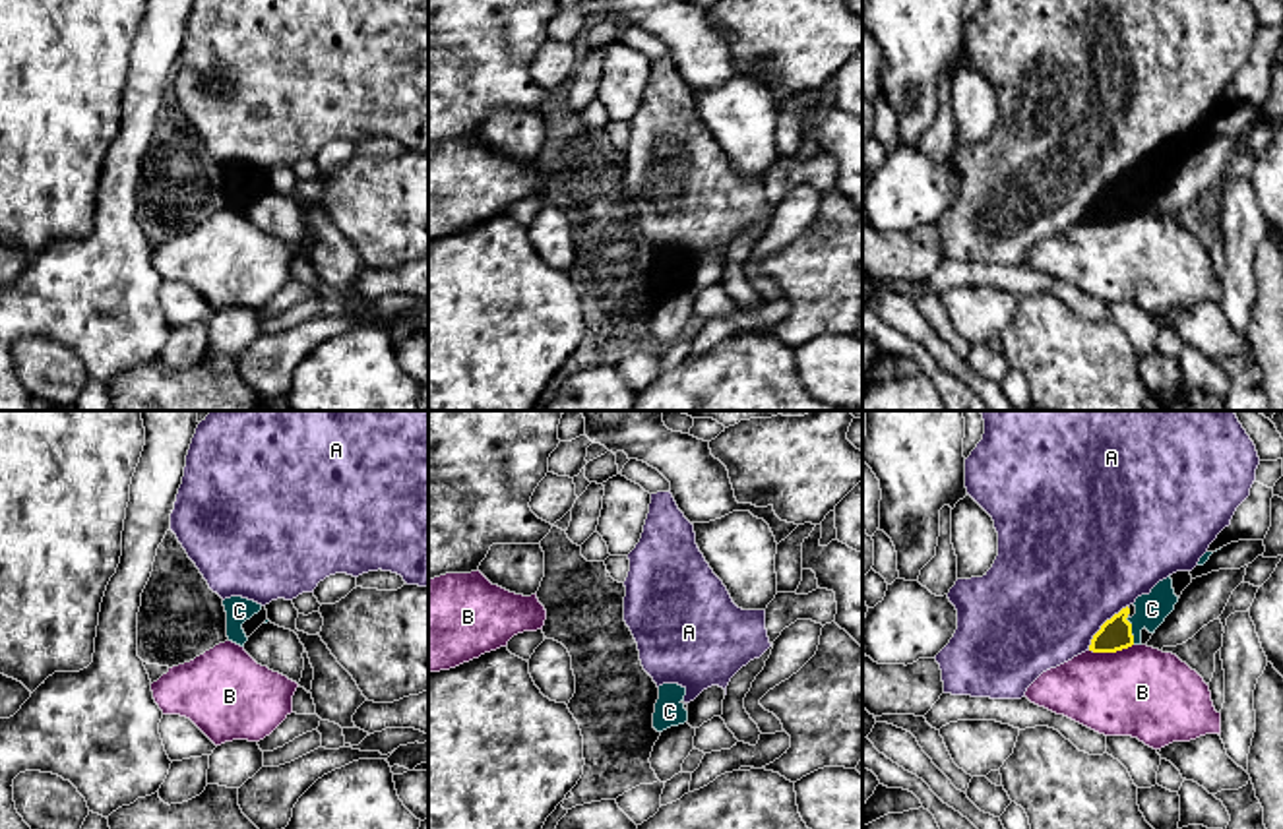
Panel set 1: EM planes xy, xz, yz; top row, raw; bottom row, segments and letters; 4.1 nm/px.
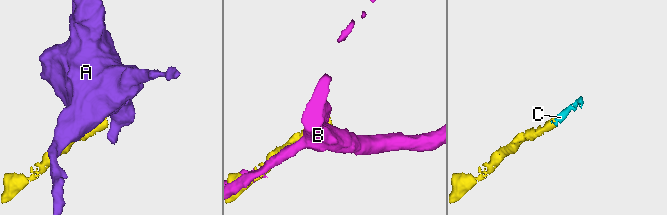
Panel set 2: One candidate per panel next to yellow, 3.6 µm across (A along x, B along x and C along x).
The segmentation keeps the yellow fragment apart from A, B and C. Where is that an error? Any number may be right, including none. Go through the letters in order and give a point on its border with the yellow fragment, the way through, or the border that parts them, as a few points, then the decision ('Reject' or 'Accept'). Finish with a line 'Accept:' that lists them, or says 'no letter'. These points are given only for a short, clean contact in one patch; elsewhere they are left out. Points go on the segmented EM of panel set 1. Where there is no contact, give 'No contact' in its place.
A: Touches yellow at yz (1101, 626). Reject
B: Touches yellow at yz (1111, 651). Boundary: yz (1132, 644), (1115, 651), (1090, 651). Reject
C: Touches yellow at yz (1130, 630). Path across: yz (1115, 634), (1130, 630), (1152, 609). Accept
Accept: C

